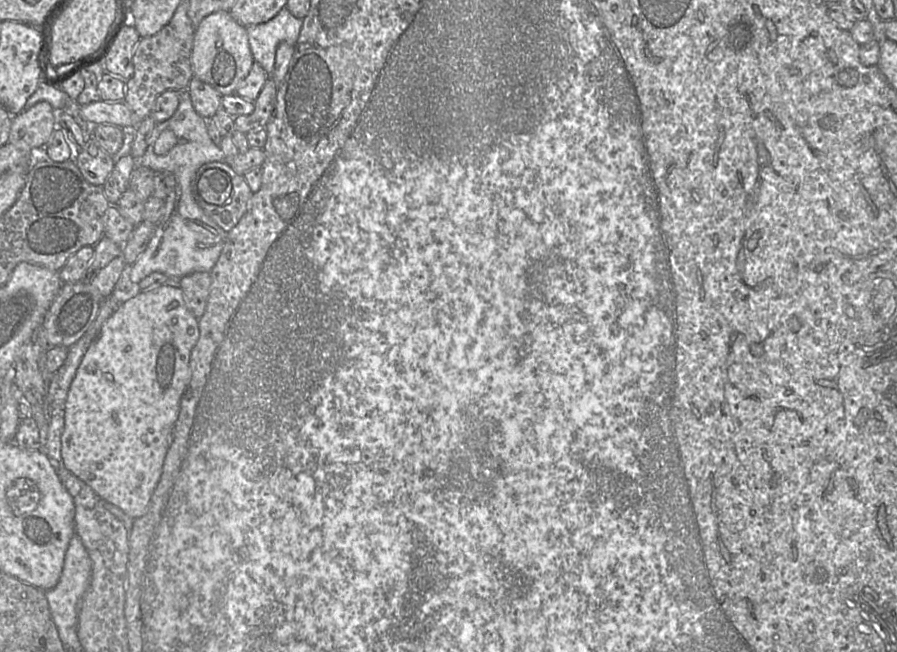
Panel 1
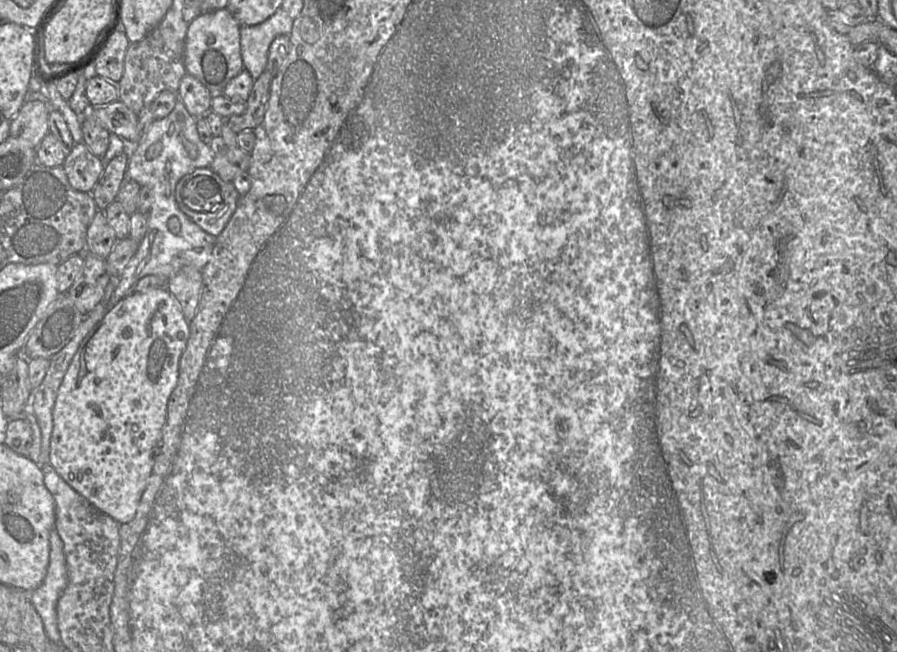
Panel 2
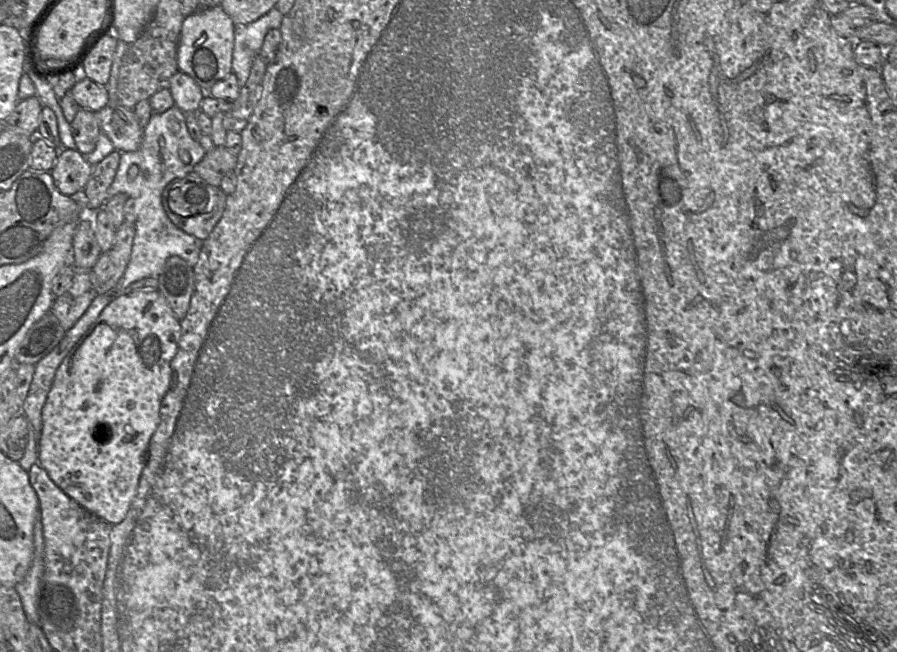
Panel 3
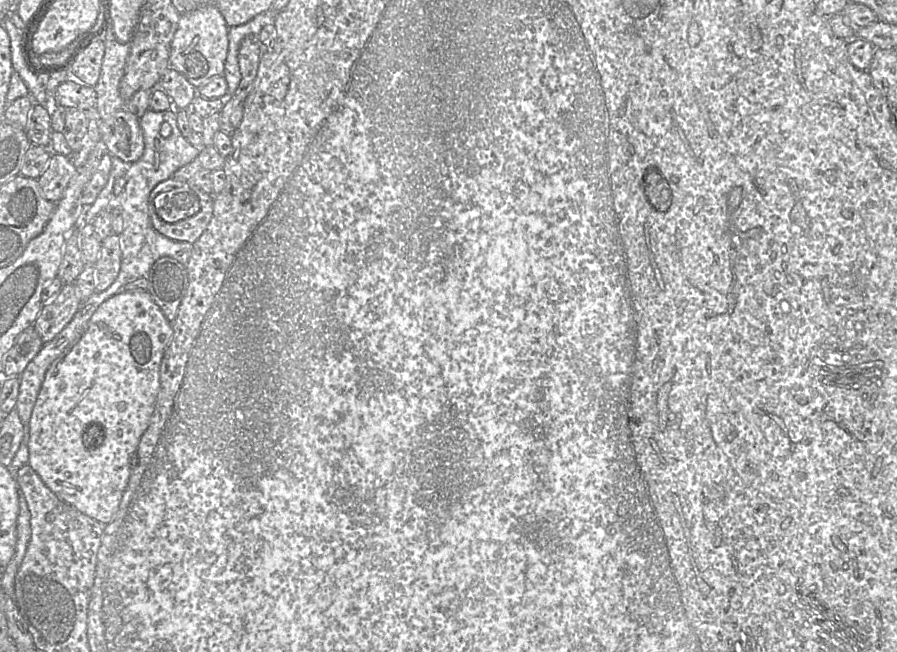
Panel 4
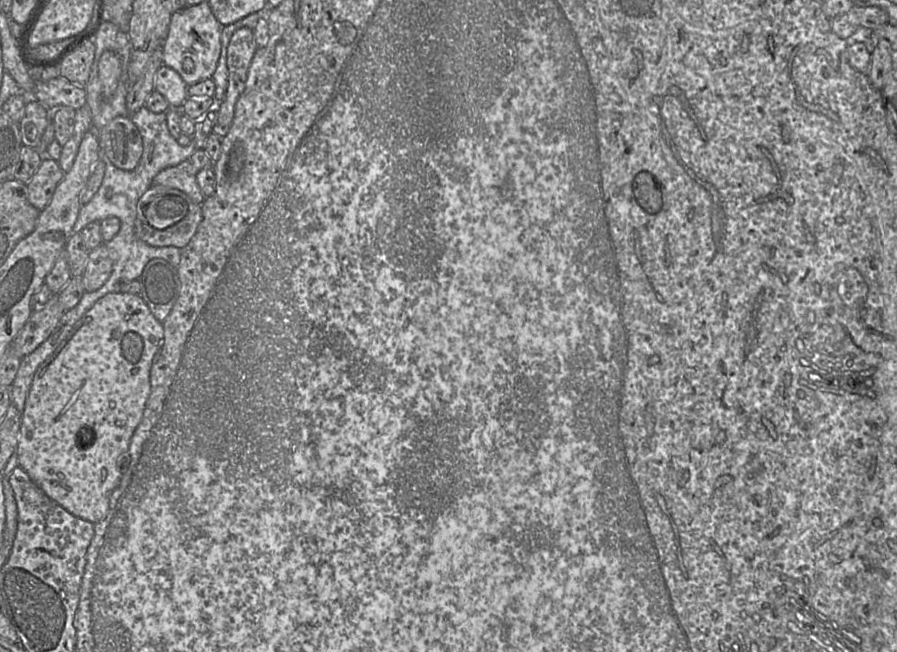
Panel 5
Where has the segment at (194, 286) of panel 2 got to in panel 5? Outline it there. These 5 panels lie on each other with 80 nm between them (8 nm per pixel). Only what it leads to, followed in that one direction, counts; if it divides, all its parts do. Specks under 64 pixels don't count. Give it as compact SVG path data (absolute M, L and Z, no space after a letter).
M152 259L138 281L140 296L154 317L163 322L174 306L180 290L178 268L164 259Z

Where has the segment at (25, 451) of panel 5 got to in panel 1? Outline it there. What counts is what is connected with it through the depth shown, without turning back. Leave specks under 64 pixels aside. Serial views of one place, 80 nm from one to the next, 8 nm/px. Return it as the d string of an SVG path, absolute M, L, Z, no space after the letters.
M177 283L136 291L126 296L102 325L69 388L61 435L62 462L101 499L133 519L146 514L160 480L180 400L190 378L190 355L198 339L198 319L189 311Z

